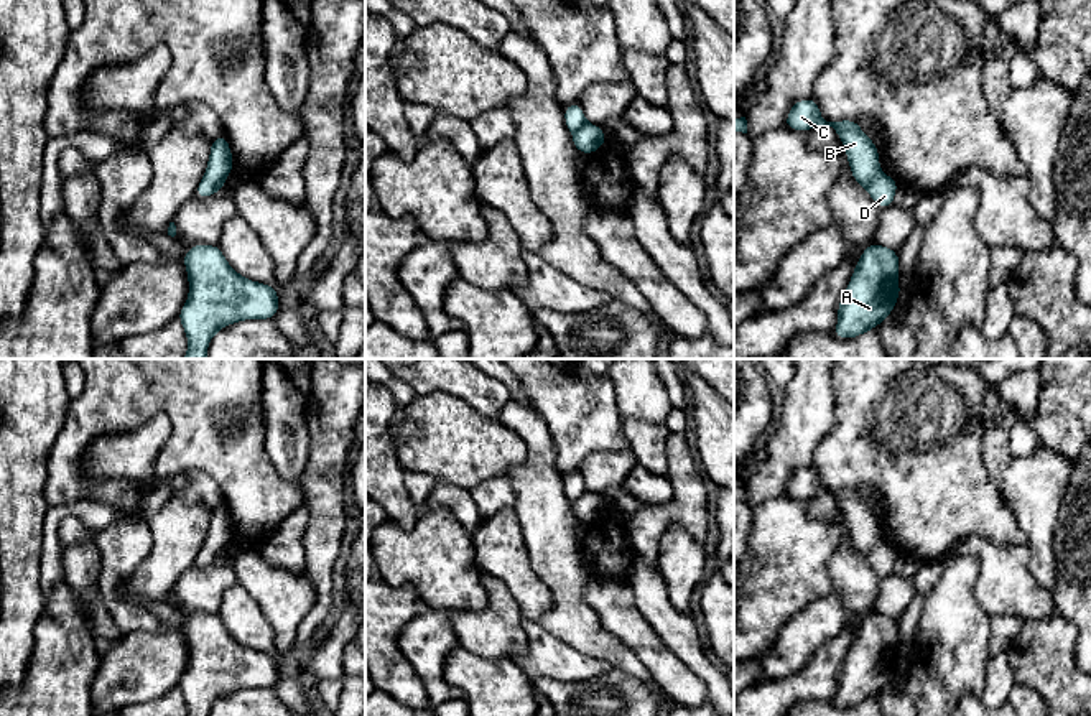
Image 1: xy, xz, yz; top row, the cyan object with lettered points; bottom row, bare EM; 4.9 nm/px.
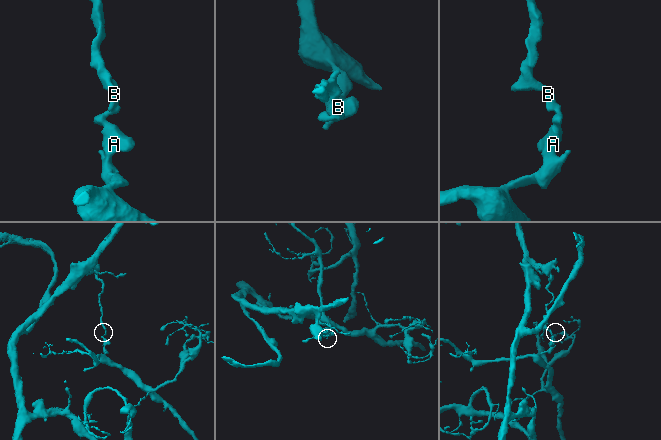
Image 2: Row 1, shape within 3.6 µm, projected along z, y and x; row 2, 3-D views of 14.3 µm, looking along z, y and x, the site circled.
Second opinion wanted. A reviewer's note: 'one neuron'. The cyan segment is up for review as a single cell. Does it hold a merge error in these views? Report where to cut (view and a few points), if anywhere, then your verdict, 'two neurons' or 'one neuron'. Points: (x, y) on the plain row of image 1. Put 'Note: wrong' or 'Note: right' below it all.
cut in yz along (881, 540), (866, 557); two neurons
Note: wrong

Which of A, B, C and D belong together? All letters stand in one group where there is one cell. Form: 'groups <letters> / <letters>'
groups A D / B C

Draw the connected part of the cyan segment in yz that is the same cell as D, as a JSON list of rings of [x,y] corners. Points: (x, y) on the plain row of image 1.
[[[880,540],[867,555],[867,561],[875,570],[875,573],[882,578],[882,576],[894,574],[894,565],[897,561],[897,556],[898,551]]]

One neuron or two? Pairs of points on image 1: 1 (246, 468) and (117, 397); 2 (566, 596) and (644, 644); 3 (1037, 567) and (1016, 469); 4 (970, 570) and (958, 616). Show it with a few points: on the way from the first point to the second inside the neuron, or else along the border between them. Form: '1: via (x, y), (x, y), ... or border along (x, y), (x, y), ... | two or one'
1: via (214, 441), (170, 397), (148, 397) | one
2: border along (584, 580), (586, 603), (624, 646) | two
3: via (1039, 542), (1034, 494) | one
4: via (958, 581), (958, 604) | one

